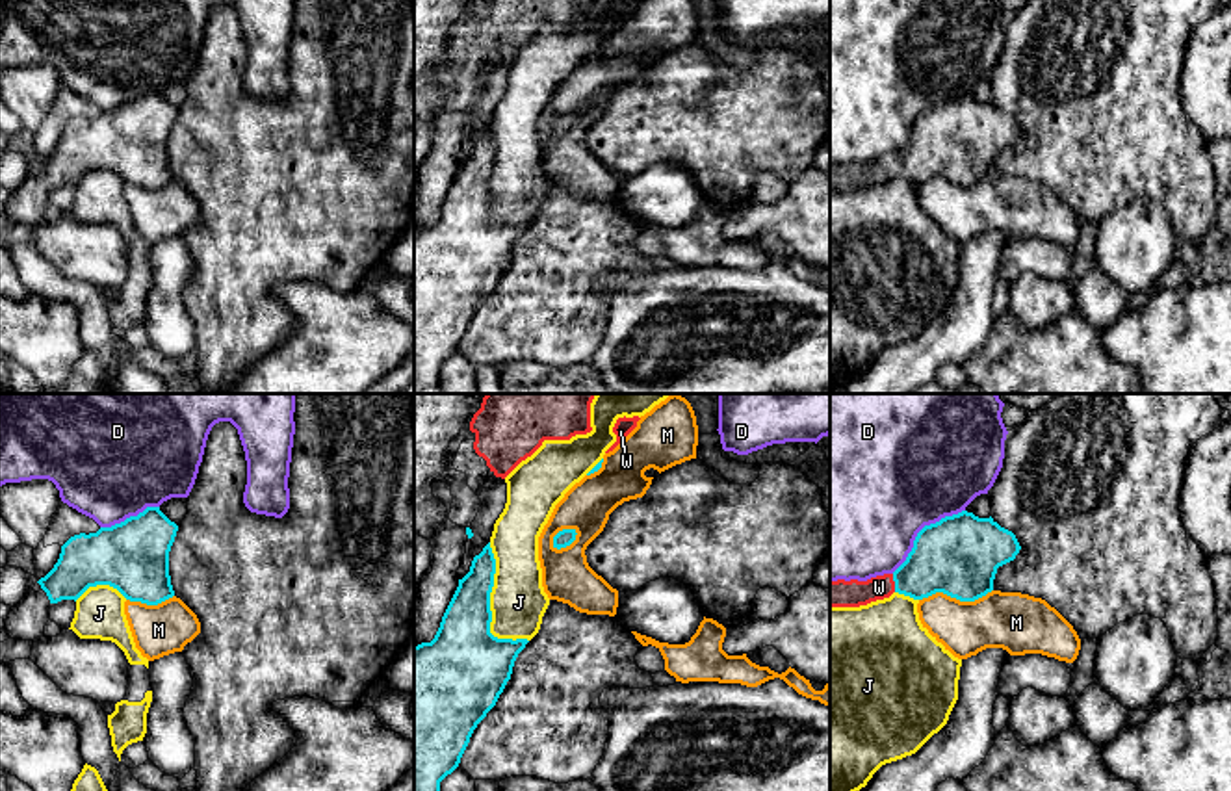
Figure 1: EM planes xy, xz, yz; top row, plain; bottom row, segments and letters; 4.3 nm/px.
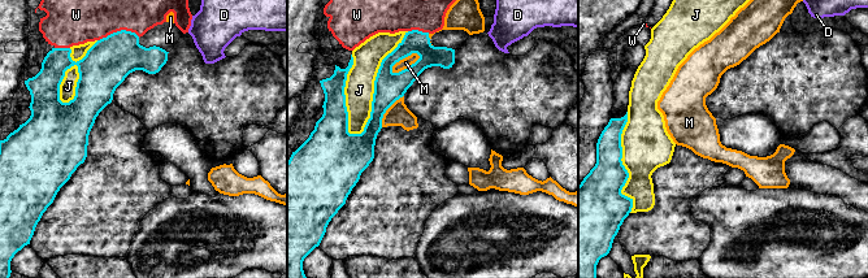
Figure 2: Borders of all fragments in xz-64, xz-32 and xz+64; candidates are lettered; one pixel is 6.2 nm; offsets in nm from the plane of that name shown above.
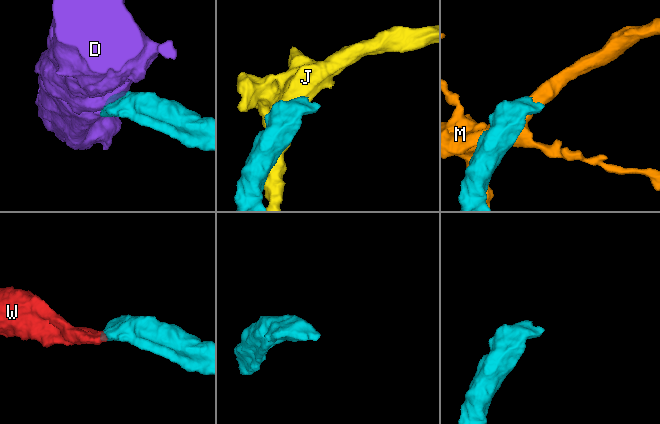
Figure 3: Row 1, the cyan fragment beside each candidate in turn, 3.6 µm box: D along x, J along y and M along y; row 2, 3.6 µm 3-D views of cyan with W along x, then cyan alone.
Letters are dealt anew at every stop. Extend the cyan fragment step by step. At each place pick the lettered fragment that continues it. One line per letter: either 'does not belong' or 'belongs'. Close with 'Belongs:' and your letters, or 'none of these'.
D: does not belong
J: does not belong
M: does not belong
W: belongs
Belongs: W

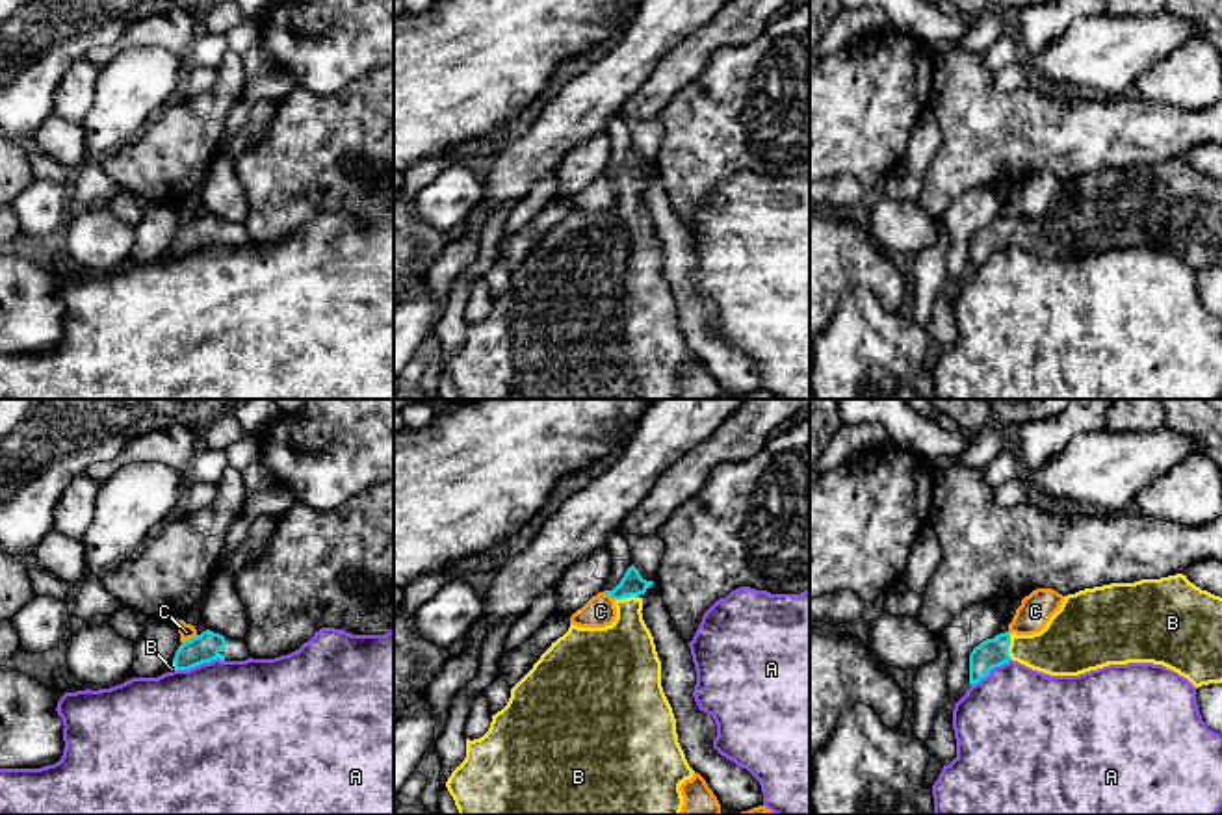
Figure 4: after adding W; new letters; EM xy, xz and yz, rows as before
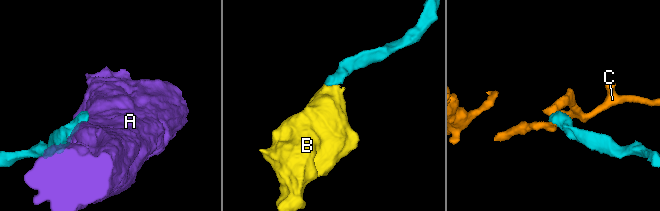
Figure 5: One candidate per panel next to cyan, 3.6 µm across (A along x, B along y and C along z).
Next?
A: does not belong
B: belongs
C: does not belong
Belongs: B

